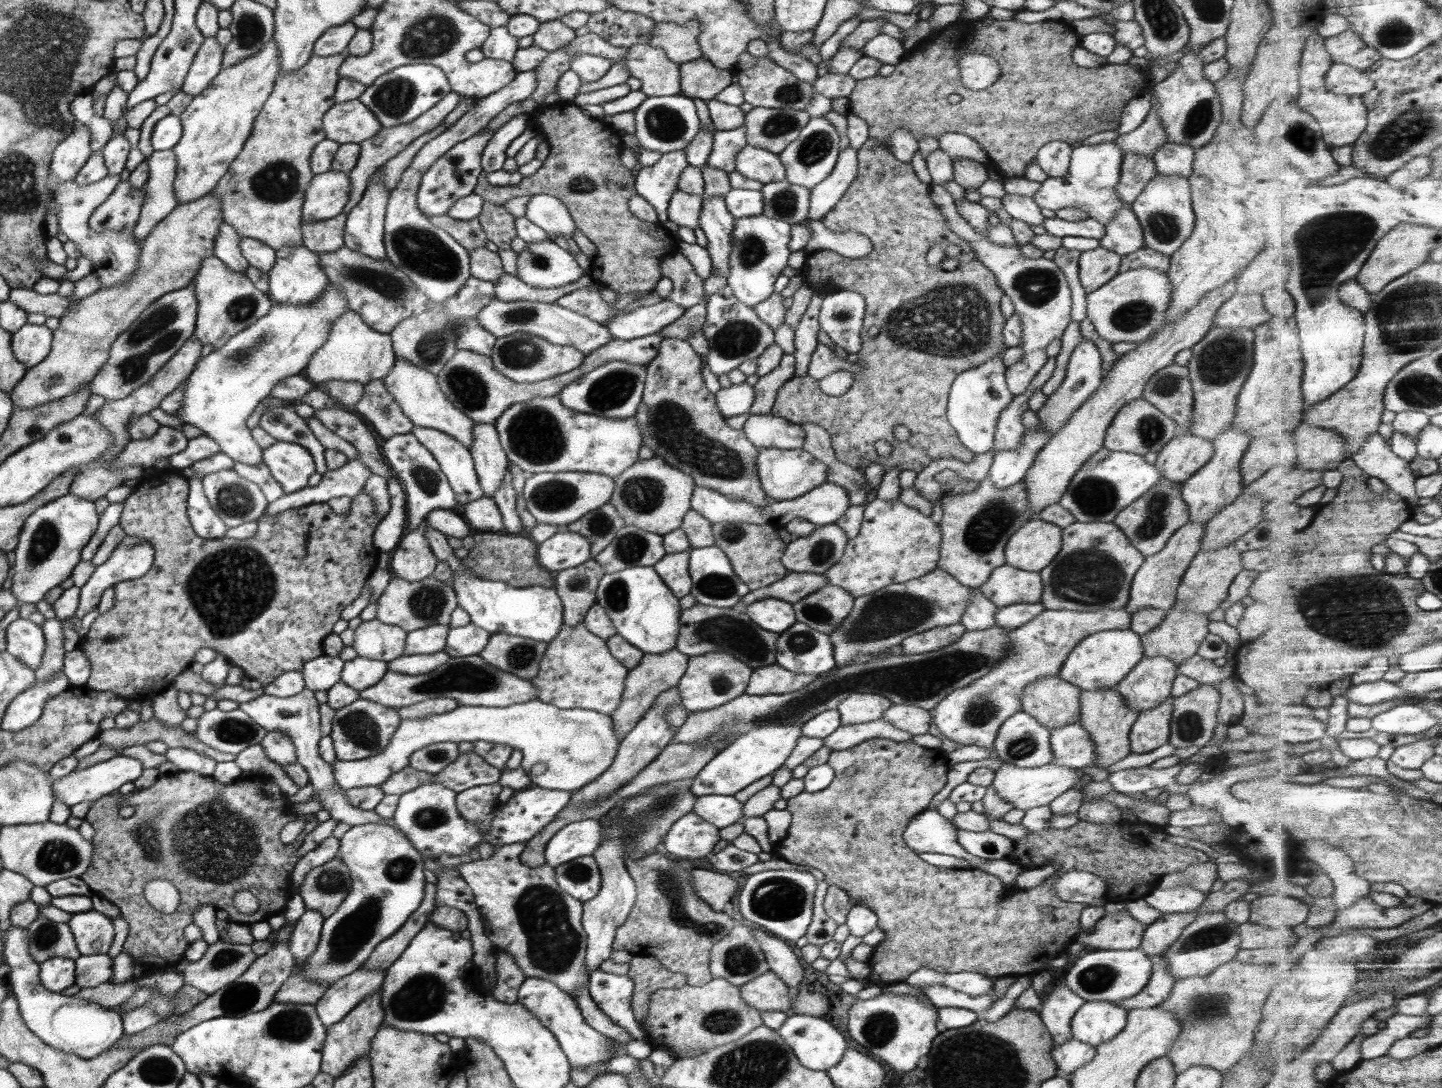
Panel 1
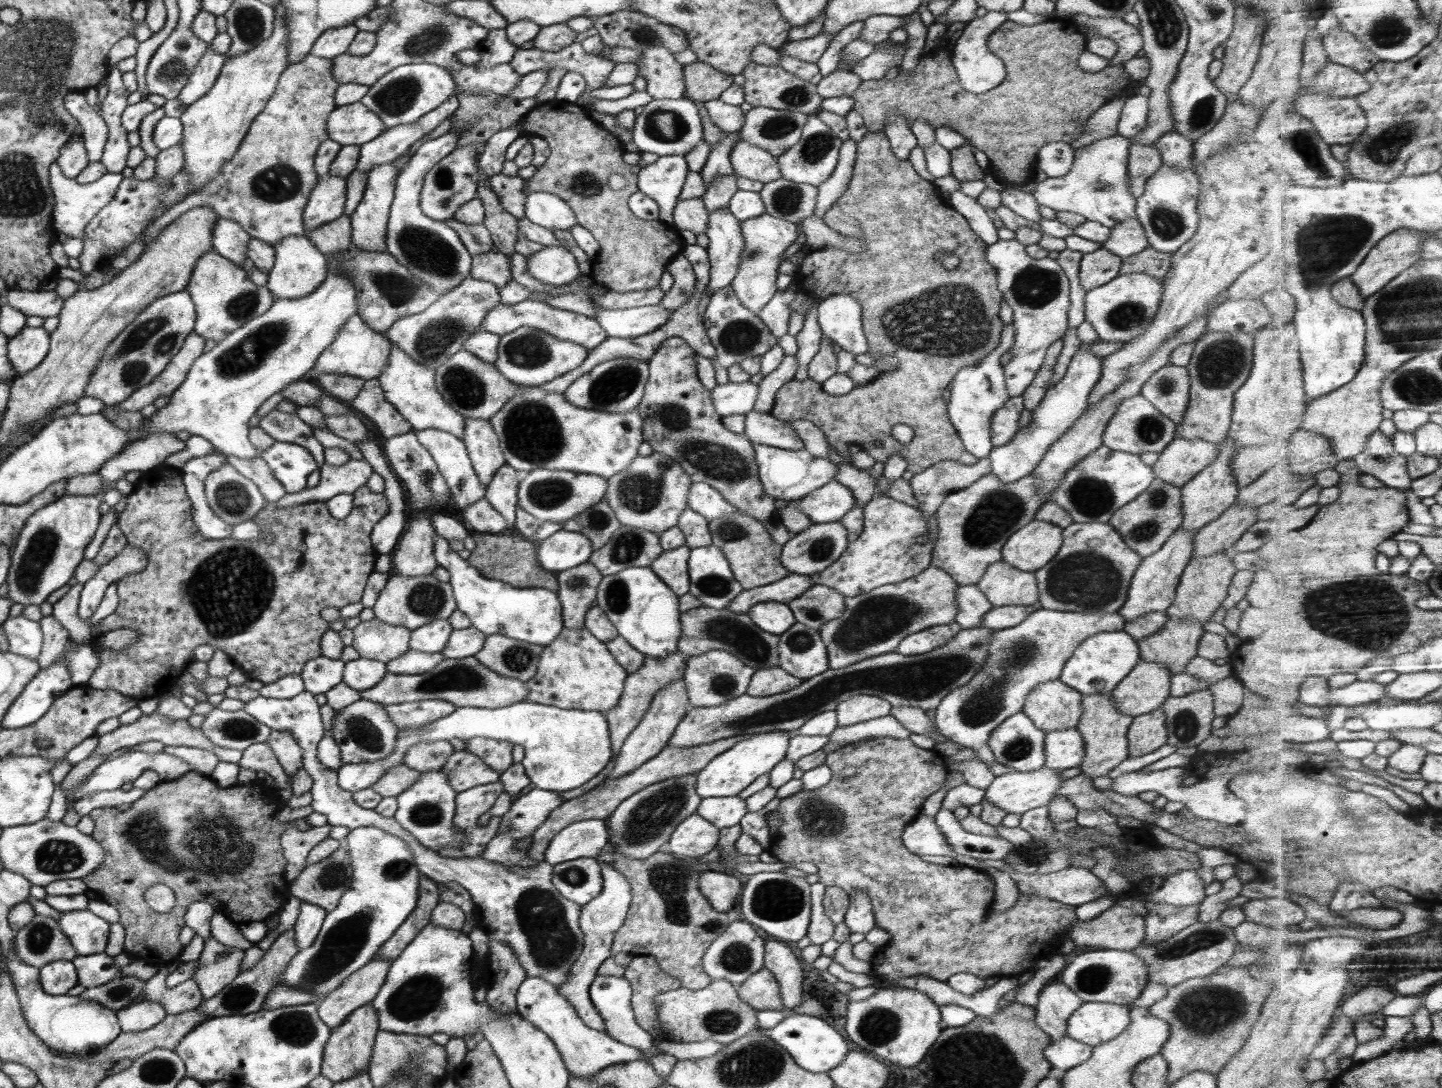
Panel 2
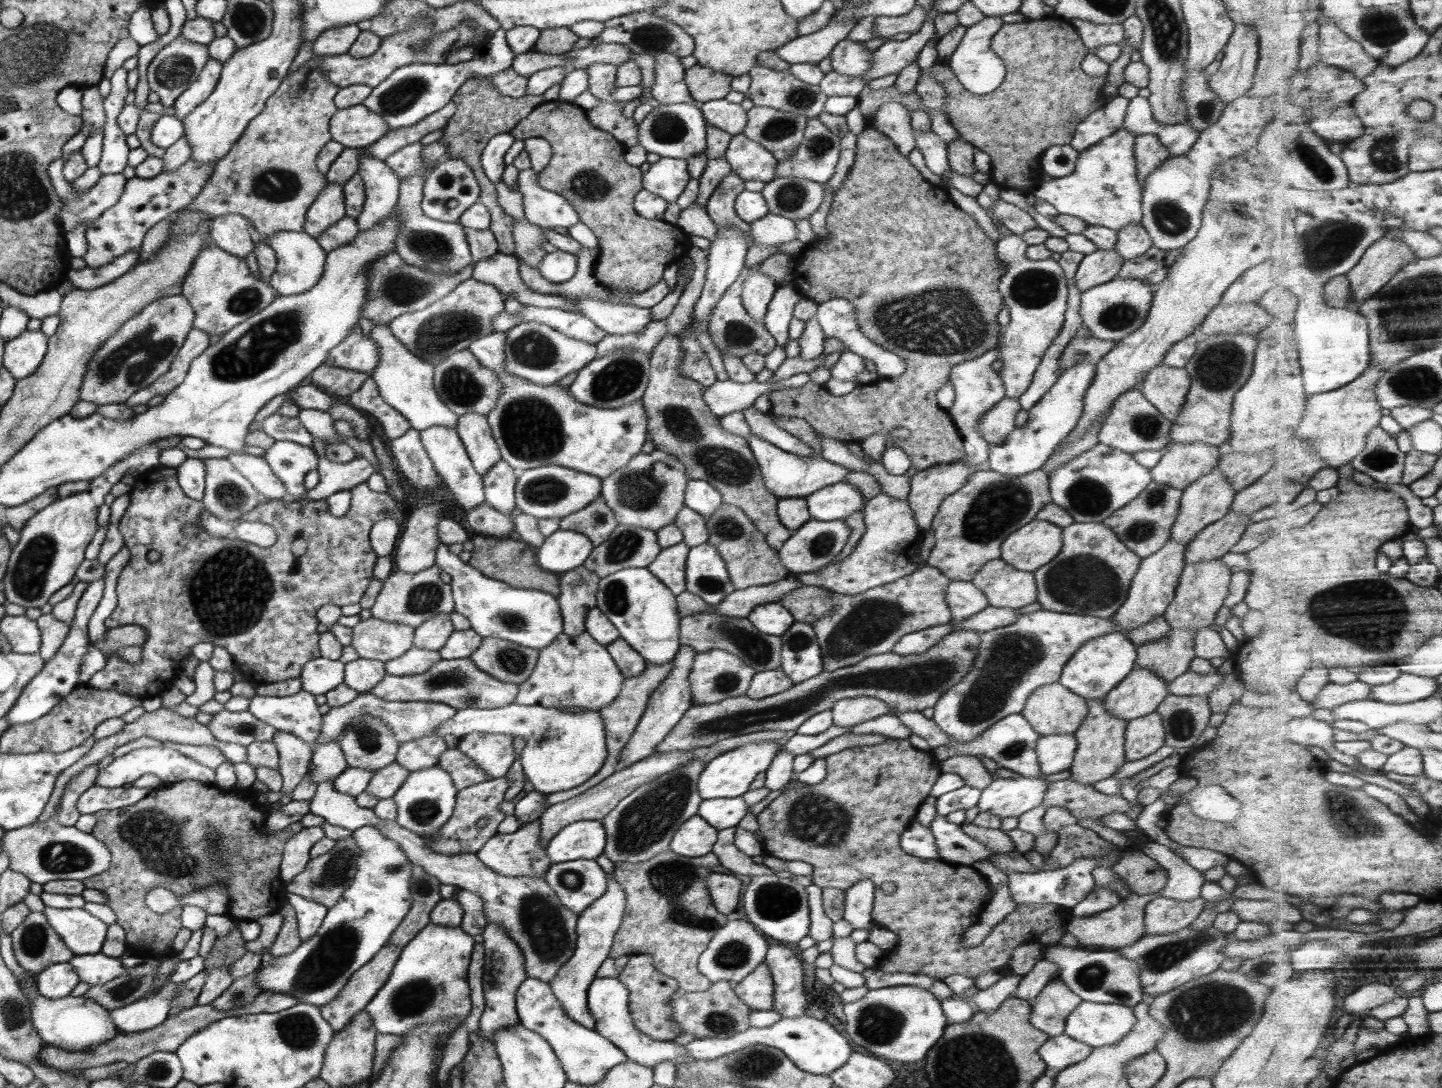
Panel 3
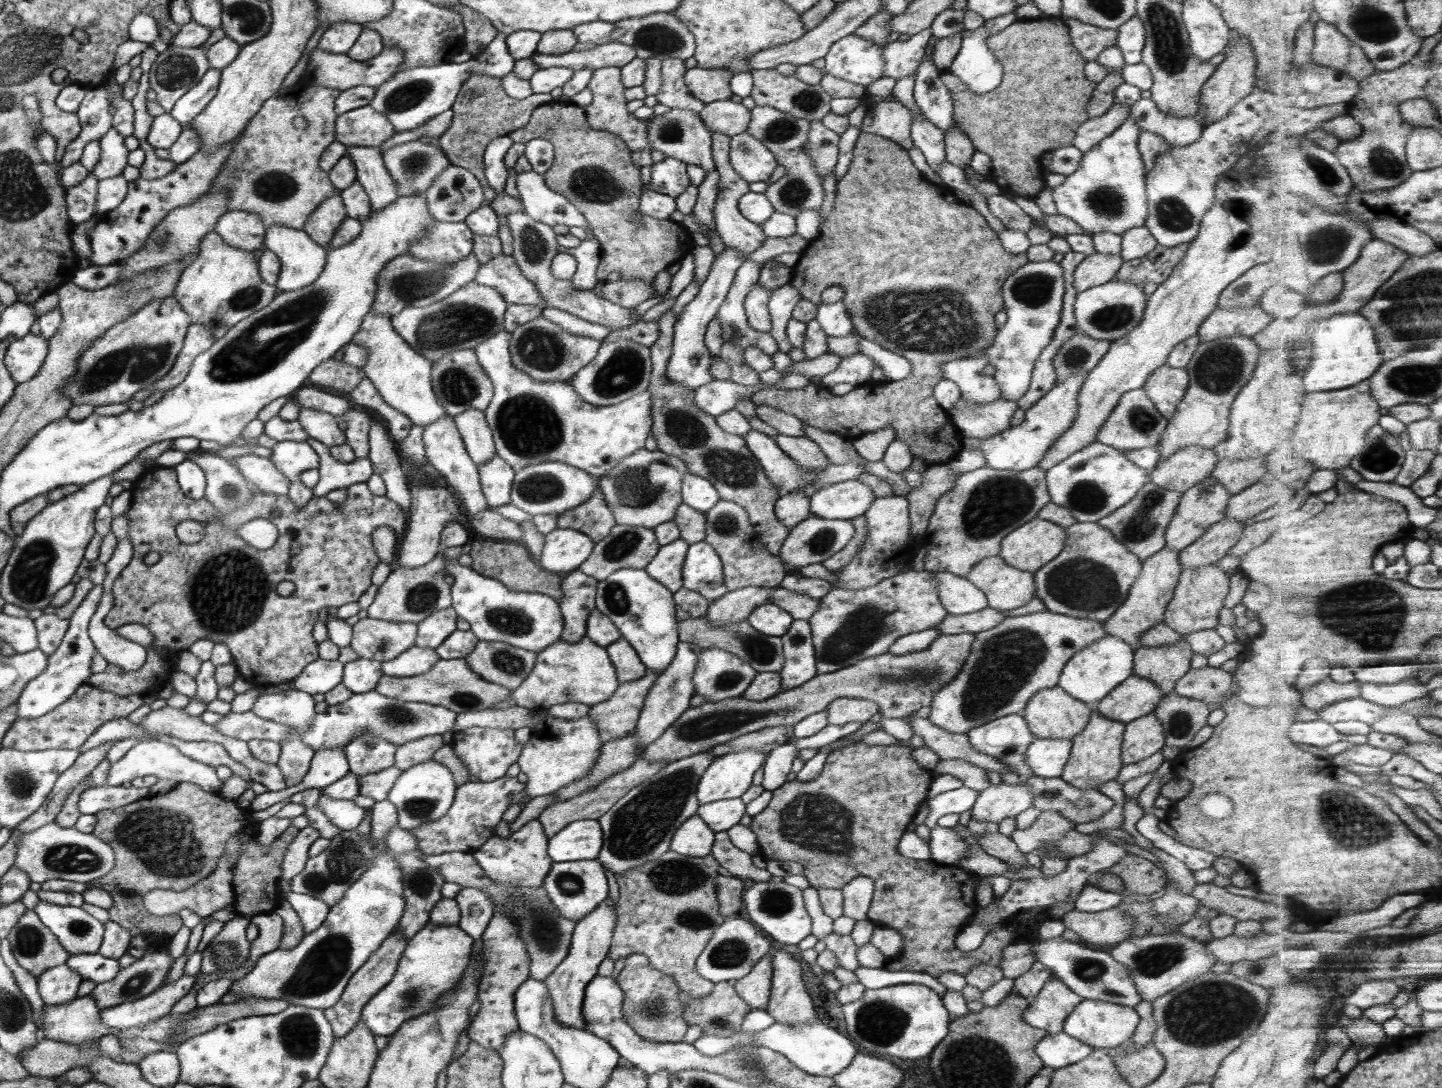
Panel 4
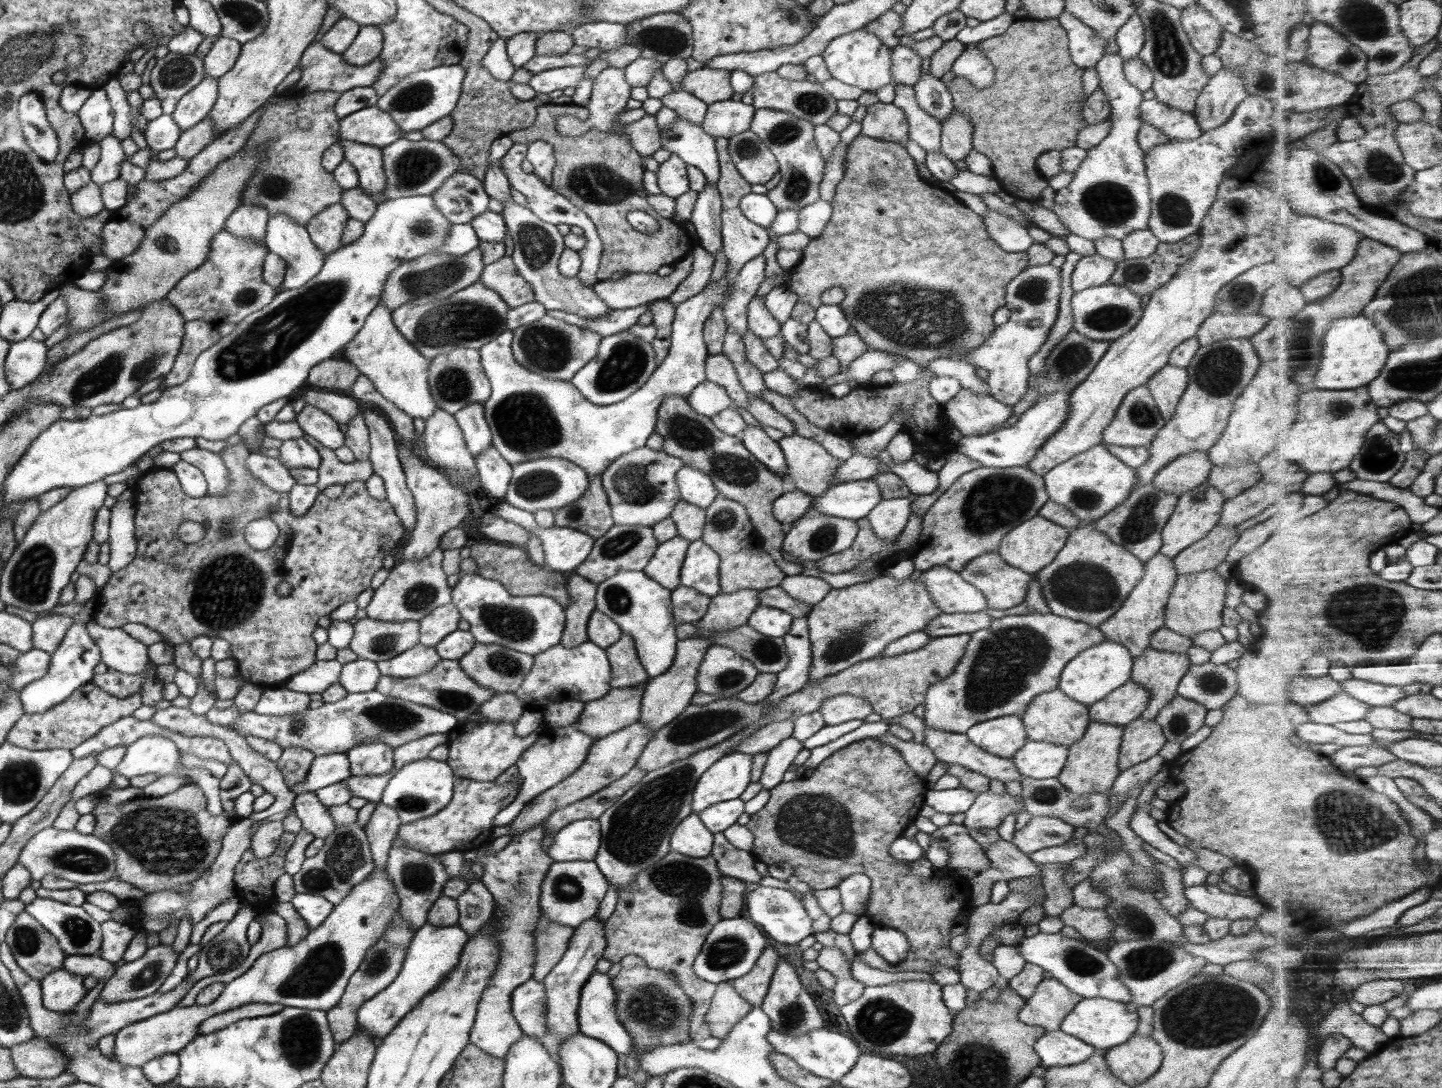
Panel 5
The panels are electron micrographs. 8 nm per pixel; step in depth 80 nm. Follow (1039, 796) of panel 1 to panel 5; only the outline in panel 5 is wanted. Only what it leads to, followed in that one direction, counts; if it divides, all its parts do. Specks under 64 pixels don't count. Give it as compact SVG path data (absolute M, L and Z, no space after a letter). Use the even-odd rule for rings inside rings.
M990 790L977 794L975 802L967 810L963 826L967 830L997 829L1006 816L1024 810L1022 794L1012 796L1008 792L996 795Z

